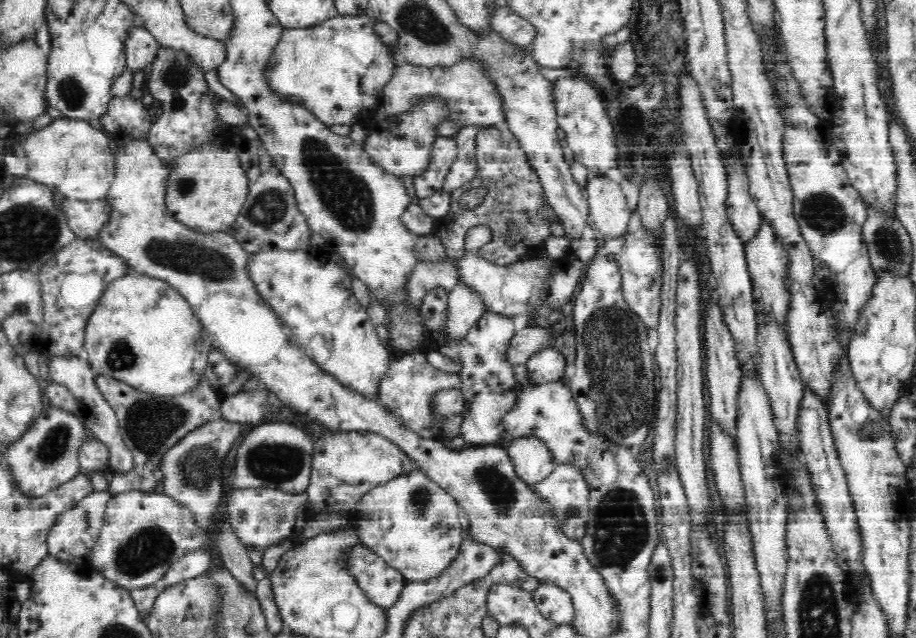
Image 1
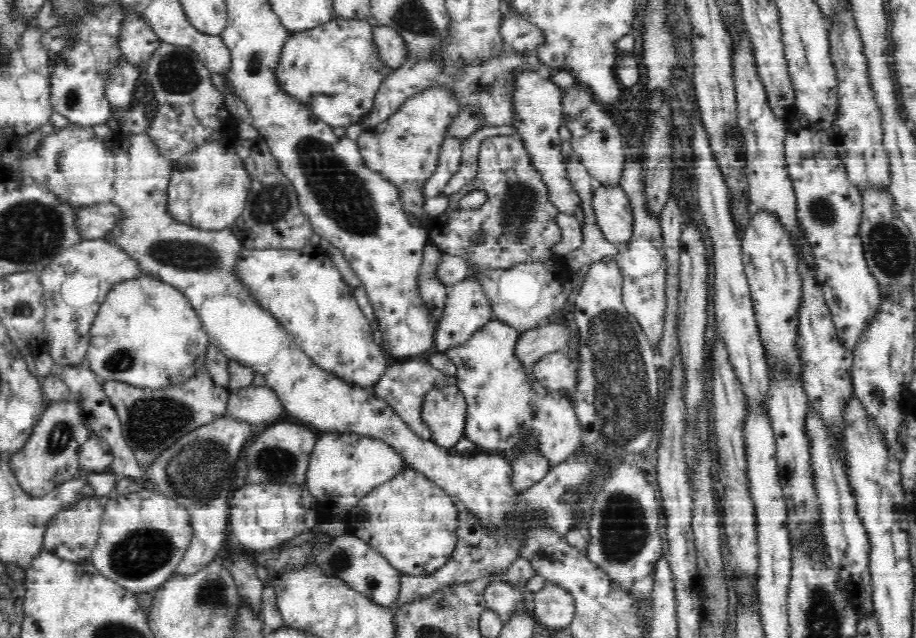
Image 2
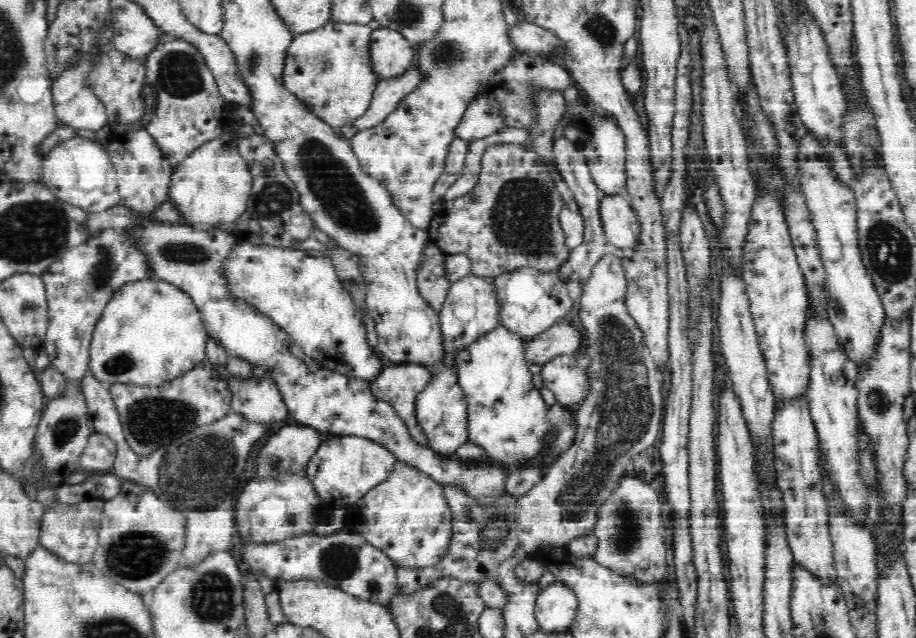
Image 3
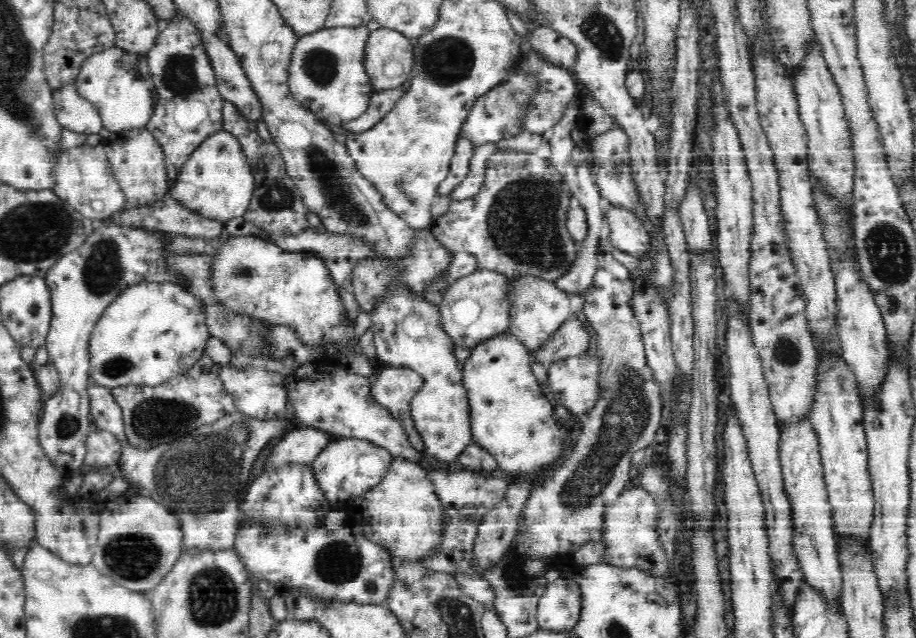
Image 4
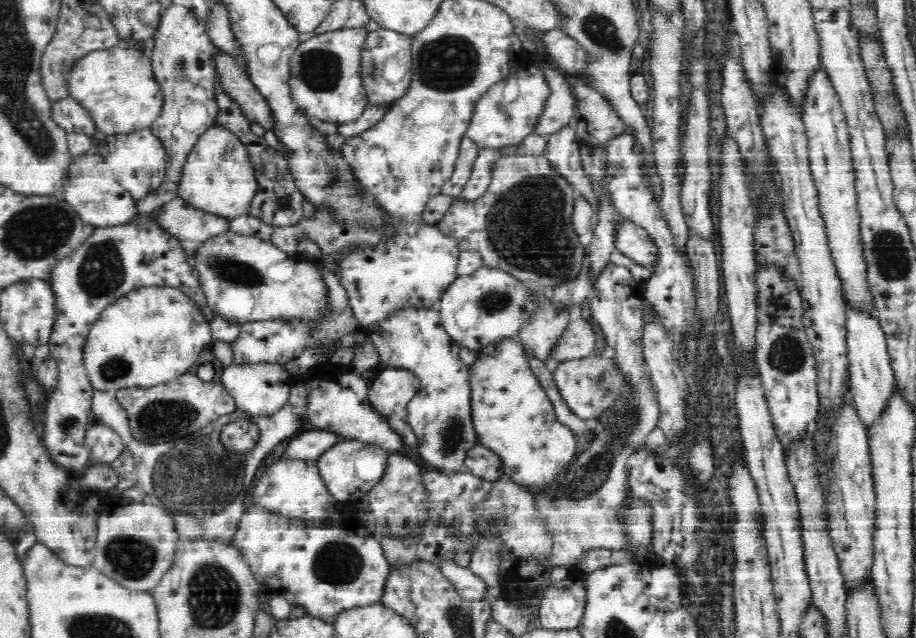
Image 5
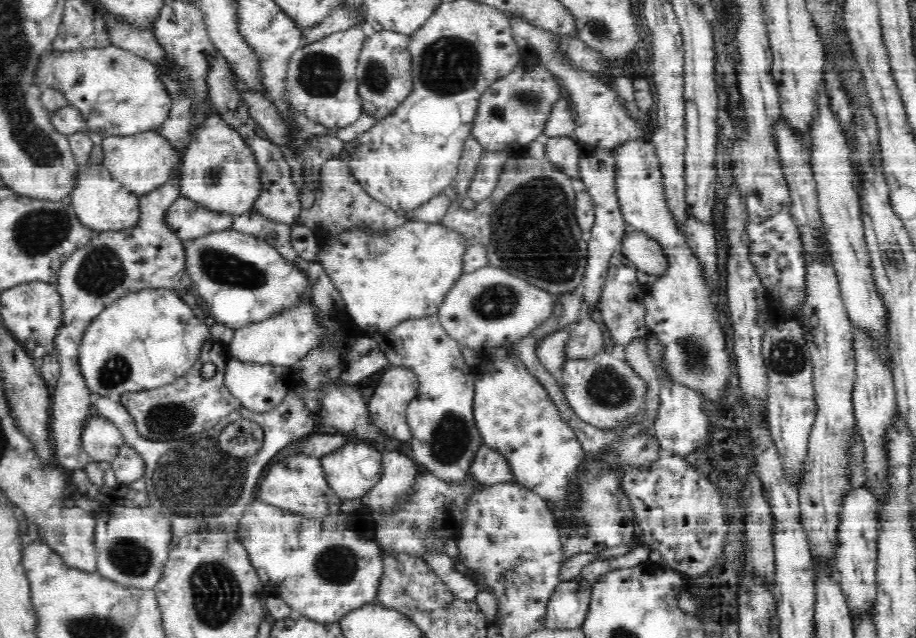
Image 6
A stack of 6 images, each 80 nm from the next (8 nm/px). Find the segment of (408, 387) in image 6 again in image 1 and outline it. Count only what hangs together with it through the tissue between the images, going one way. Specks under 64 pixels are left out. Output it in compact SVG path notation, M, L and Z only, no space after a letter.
M425 351L418 354L394 357L389 364L386 375L378 382L377 398L390 407L404 424L425 439L438 439L440 423L432 417L430 411L430 398L443 389L460 389L458 373L447 373L428 363Z

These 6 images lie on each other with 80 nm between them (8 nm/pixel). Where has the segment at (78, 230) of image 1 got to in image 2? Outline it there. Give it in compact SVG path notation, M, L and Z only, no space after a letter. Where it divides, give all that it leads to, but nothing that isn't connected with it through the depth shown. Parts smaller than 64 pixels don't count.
M113 203L108 206L82 208L80 217L77 218L84 240L103 238L117 229L122 221L125 221L125 211Z

